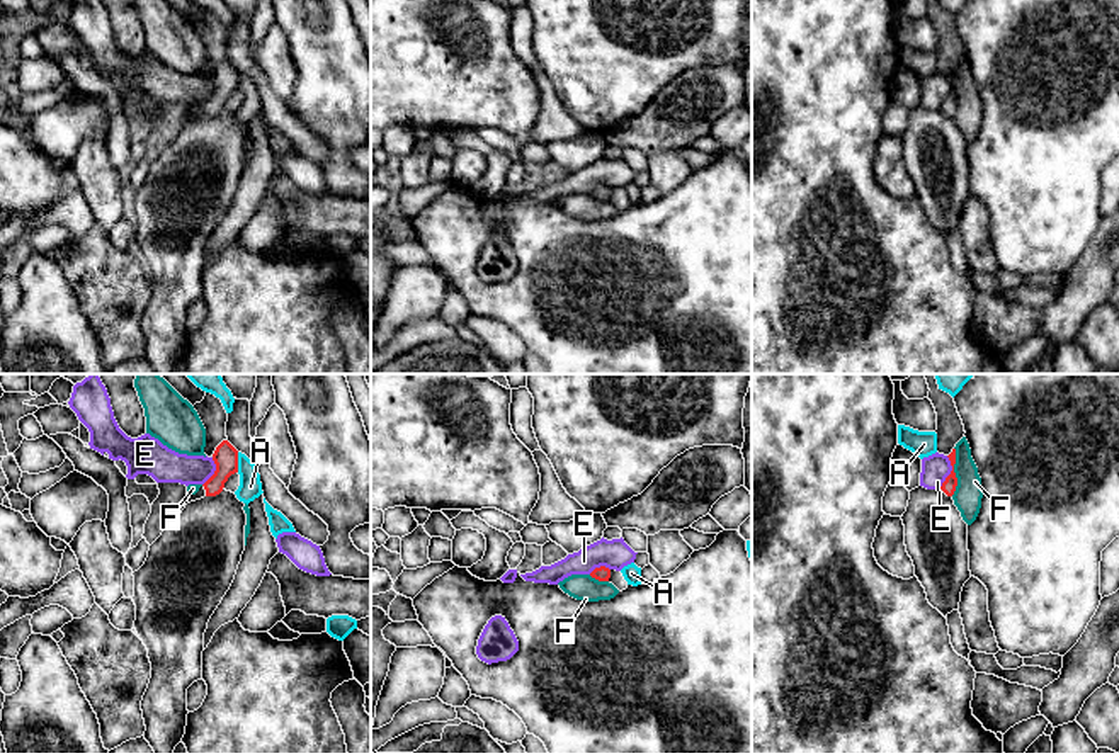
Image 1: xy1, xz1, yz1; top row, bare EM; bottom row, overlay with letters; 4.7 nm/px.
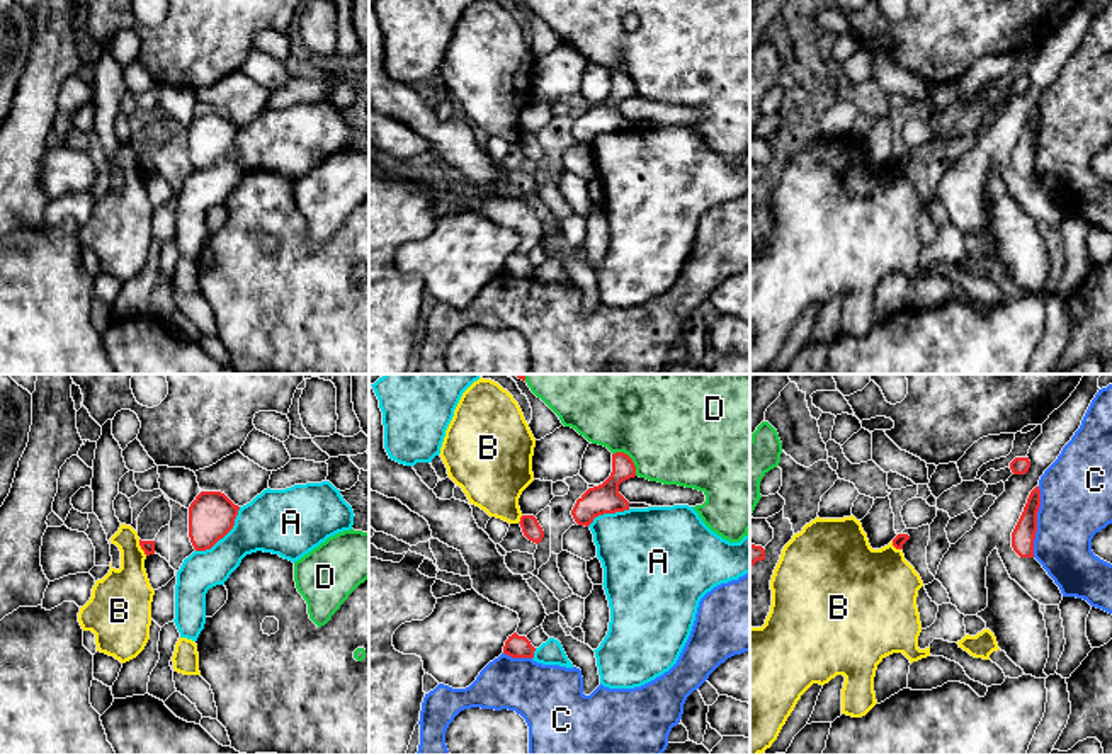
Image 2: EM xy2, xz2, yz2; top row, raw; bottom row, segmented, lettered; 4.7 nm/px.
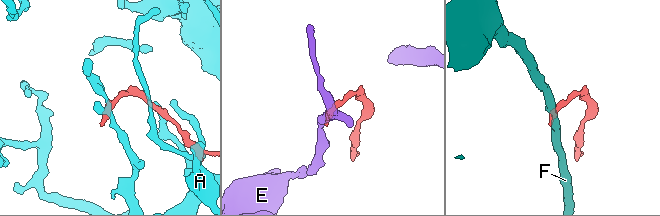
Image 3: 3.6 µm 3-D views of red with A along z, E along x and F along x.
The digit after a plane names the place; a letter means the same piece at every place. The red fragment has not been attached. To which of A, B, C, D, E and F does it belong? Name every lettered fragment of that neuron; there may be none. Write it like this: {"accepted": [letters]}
{"accepted": []}

